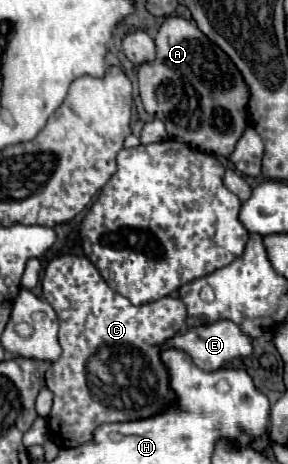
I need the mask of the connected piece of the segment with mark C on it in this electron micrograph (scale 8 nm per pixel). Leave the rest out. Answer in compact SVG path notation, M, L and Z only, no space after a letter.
M75 253L57 255L47 263L41 289L43 299L57 313L59 343L63 347L61 357L53 361L49 371L45 373L45 383L55 393L53 409L47 417L47 429L49 439L57 447L77 447L89 441L93 437L93 429L101 423L151 417L173 403L175 393L169 389L169 375L165 365L161 363L159 353L163 343L177 333L177 325L179 329L185 325L187 307L181 299L167 295L153 303L135 307L127 297L121 297L105 283L105 279L97 273L95 265L87 257Z

